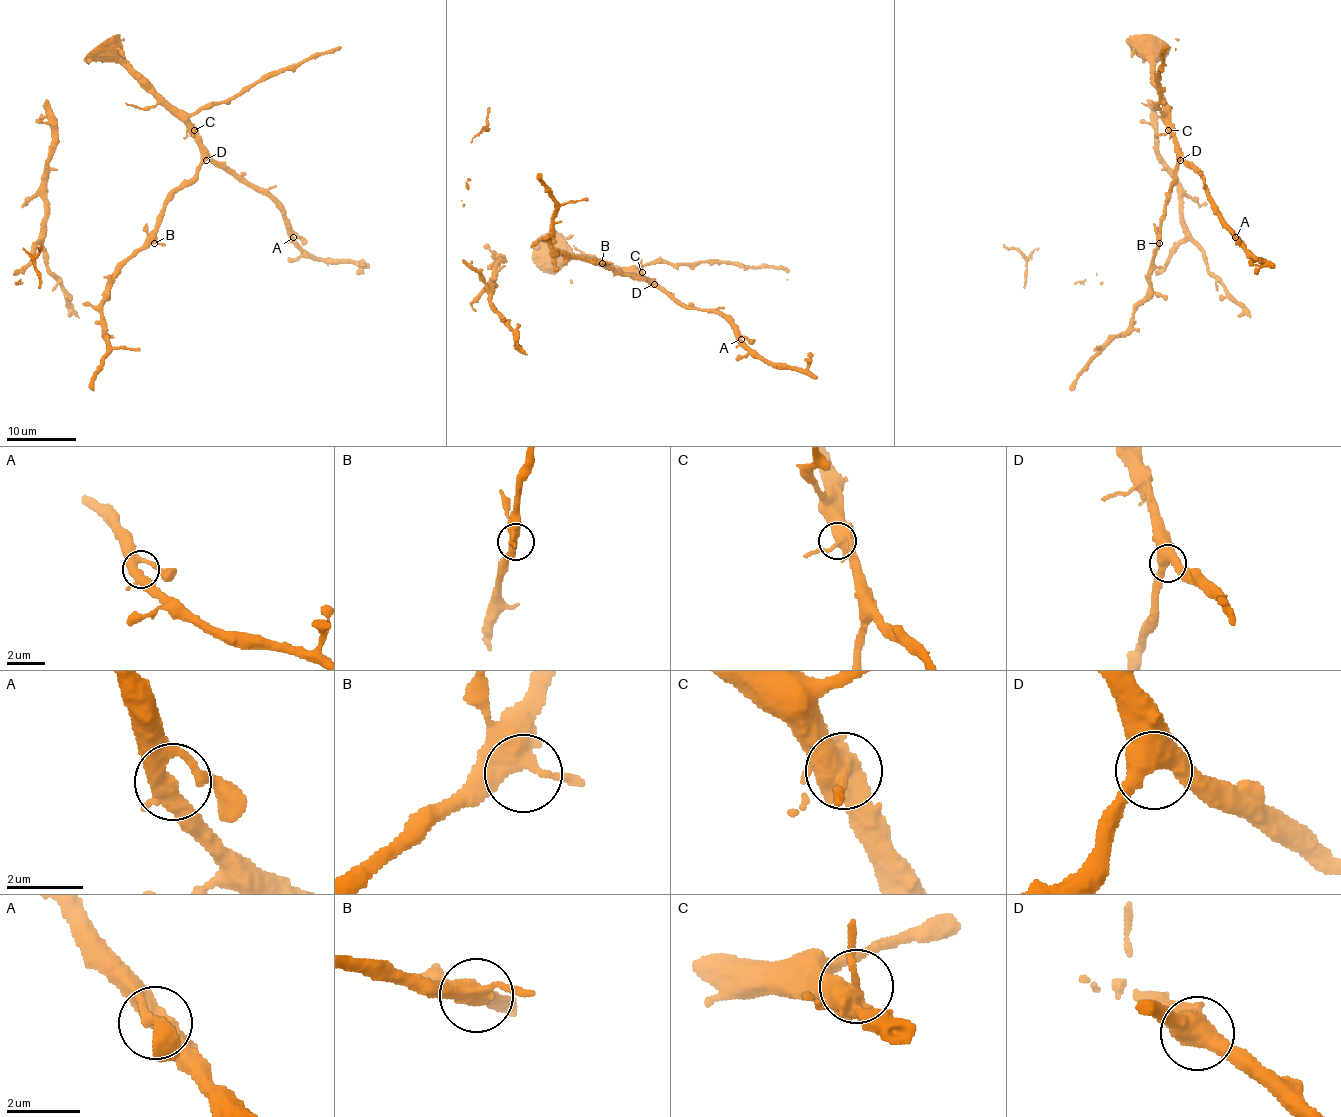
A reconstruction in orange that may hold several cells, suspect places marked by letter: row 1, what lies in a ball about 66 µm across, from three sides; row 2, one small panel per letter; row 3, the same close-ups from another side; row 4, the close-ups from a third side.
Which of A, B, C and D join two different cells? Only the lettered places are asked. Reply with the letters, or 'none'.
none

